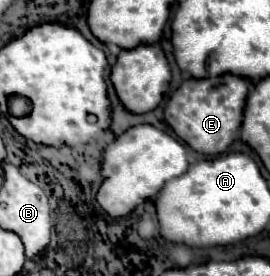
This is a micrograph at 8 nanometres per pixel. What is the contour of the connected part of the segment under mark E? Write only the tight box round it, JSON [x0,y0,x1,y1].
[165,74,247,154]

